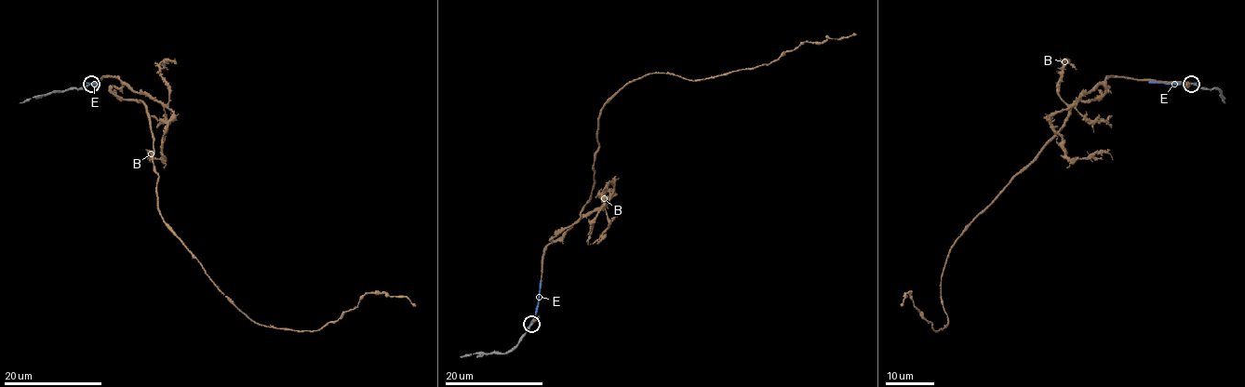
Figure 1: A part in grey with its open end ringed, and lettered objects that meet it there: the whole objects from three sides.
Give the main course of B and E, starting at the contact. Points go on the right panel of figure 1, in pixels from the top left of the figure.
B: (1192, 83), (1117, 77), (1077, 100), (951, 249), (946, 326), (935, 330), (909, 292), (901, 305)
E: (1192, 83), (1149, 81)

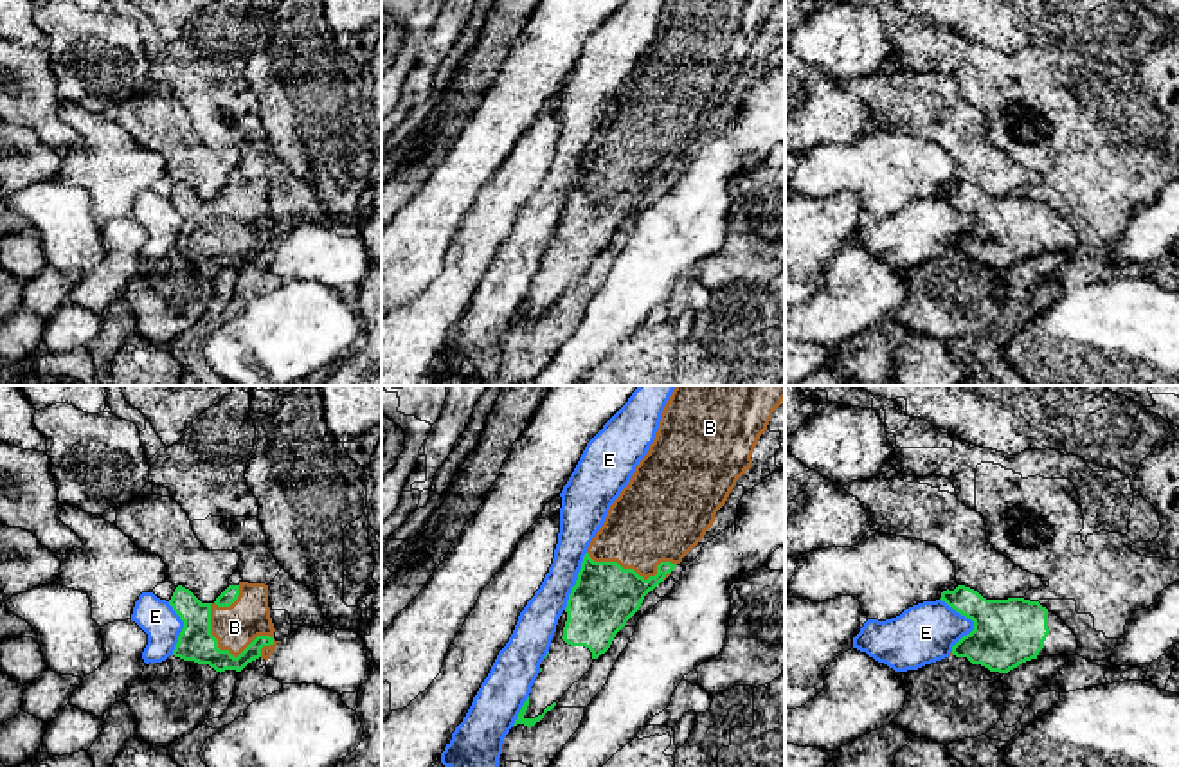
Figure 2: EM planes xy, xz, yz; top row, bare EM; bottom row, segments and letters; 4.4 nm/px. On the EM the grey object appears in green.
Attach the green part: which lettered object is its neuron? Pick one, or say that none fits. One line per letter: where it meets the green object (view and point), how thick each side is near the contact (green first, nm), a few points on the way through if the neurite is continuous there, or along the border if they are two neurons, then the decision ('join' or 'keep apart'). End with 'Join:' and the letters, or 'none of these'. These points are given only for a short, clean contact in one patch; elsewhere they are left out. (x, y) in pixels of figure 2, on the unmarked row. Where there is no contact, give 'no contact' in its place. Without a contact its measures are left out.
B: contact xy (225, 247); calibres 160 and 200 nm; join
E: contact yz (972, 216); calibres 300 and 260 nm; keep apart
Join: B

